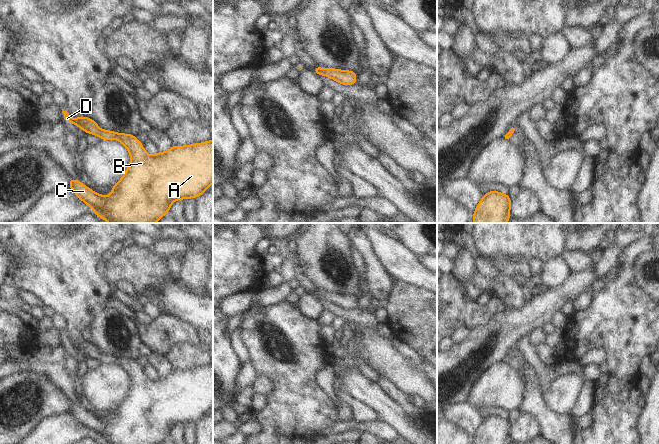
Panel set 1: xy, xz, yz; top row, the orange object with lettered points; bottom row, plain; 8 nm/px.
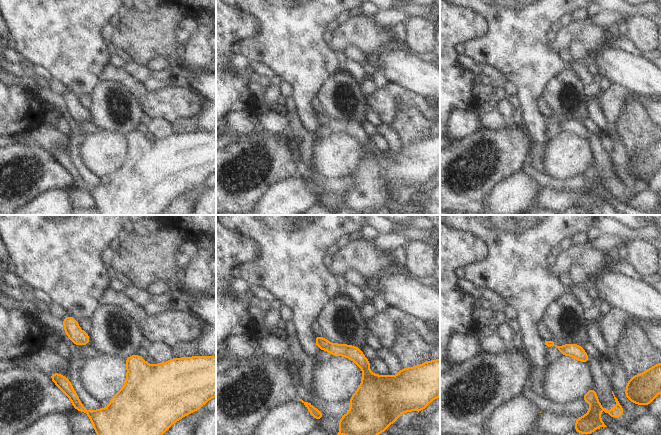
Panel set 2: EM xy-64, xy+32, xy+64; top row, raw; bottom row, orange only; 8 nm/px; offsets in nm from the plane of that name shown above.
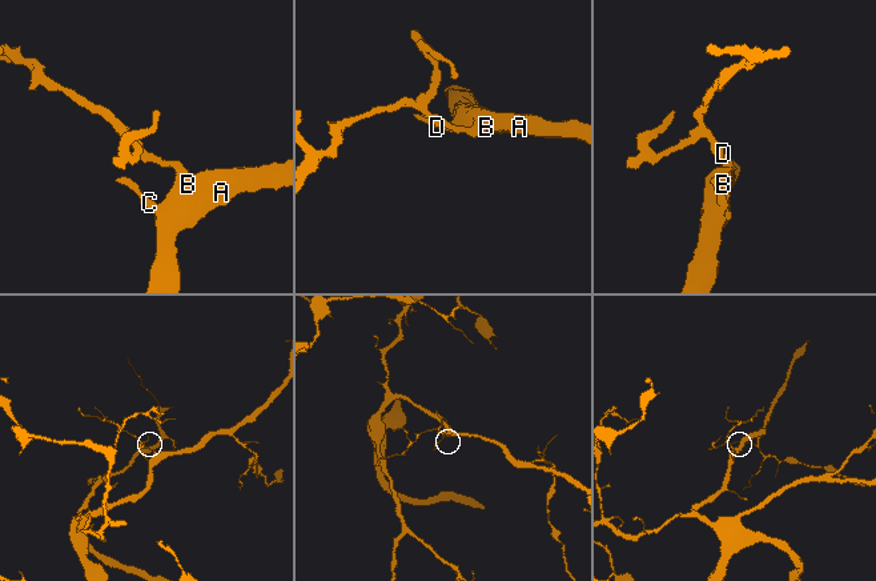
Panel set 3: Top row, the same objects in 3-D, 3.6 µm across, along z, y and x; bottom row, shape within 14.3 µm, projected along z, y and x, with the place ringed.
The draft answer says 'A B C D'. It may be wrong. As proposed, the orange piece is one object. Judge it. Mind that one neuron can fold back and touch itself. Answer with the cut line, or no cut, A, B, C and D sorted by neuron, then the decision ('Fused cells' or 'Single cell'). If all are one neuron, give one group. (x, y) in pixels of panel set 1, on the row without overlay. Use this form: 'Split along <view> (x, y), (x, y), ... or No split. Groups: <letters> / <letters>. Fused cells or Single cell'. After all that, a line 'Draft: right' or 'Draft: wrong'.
No split. Groups: A B C D. Single cell.
Draft: right

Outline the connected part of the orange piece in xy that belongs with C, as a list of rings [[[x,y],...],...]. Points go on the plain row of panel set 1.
[[[63,334],[64,343],[76,348],[89,358],[99,360],[101,364],[116,363],[128,374],[131,380],[129,391],[121,404],[111,411],[112,418],[104,421],[84,410],[81,405],[69,401],[69,411],[85,428],[93,432],[100,443],[107,444],[159,444],[169,437],[171,428],[177,423],[197,422],[213,407],[213,364],[188,370],[173,370],[165,377],[150,380],[135,359],[102,355],[91,342],[84,340],[72,343]]]

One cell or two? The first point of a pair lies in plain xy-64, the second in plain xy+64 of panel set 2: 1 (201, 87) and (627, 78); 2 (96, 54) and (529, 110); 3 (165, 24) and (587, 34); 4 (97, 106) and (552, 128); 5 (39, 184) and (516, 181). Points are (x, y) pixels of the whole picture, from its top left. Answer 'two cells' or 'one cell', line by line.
1: one cell
2: one cell
3: one cell
4: two cells
5: two cells

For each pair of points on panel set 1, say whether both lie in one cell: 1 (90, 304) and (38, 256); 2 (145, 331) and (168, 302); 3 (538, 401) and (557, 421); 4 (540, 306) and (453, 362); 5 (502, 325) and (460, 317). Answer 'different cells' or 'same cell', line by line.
1: same cell
2: different cells
3: same cell
4: same cell
5: different cells

